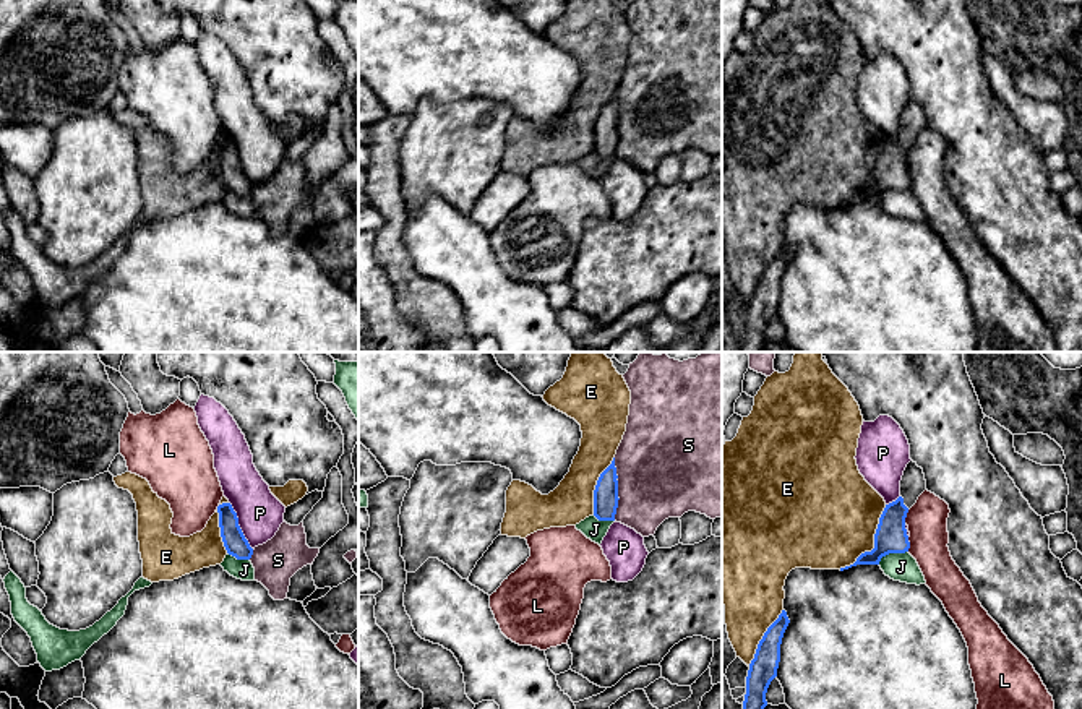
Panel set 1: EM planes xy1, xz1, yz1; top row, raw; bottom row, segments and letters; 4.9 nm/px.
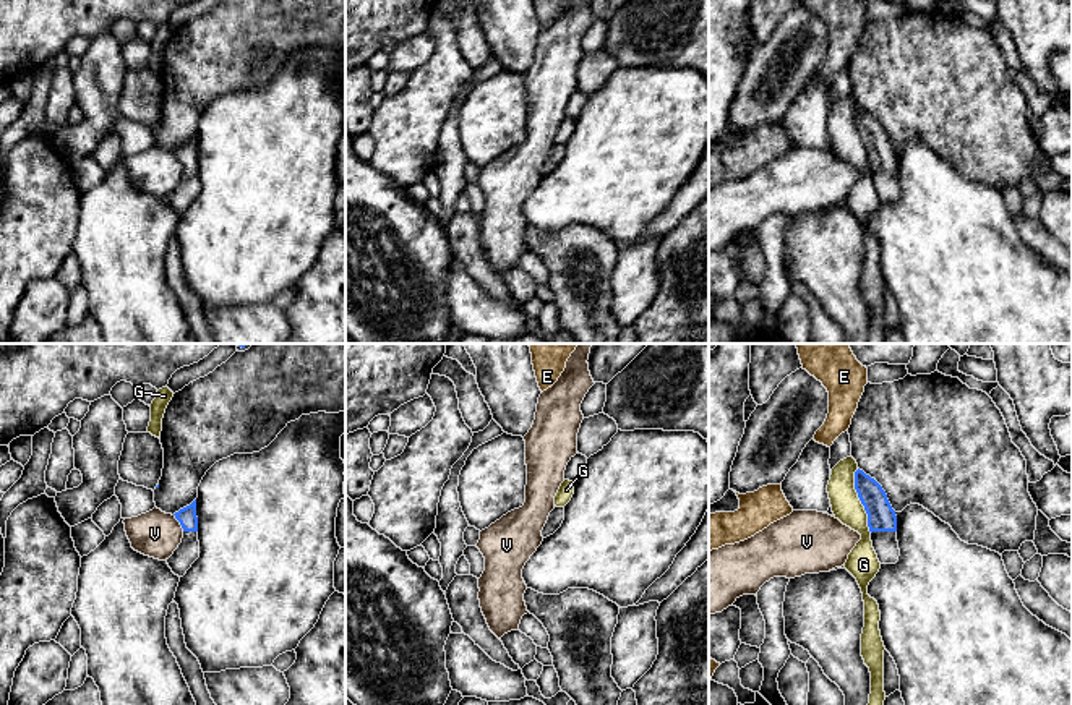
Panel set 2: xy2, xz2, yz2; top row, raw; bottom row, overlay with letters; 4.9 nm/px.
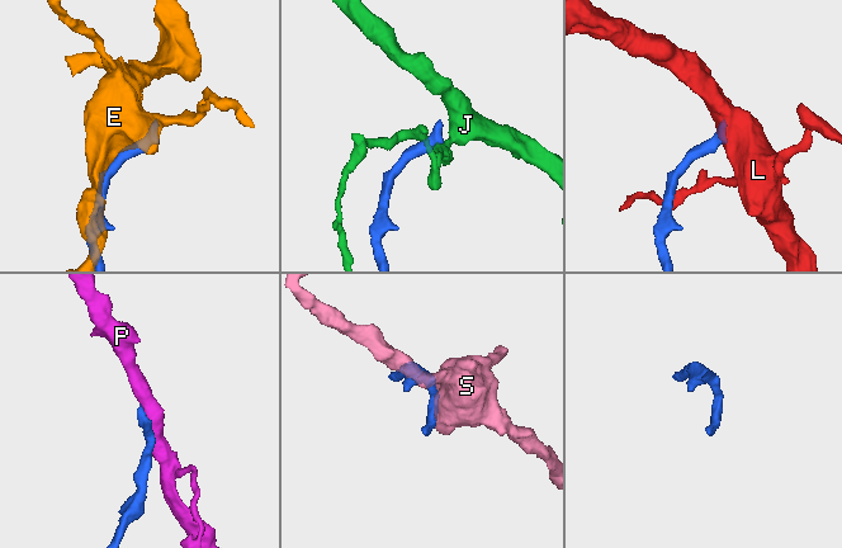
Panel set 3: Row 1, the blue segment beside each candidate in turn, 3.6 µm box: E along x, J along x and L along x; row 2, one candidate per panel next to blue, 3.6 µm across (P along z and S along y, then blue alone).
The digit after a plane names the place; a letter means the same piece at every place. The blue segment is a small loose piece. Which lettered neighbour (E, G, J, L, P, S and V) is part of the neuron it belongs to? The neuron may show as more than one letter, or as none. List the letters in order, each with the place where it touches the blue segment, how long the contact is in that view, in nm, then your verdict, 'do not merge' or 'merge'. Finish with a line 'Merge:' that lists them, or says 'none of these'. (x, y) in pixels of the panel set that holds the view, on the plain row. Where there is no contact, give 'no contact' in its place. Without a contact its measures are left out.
E: contact yz1 (875, 180); length 400 nm; do not merge
G: contact yz2 (860, 136); length 320 nm; do not merge
J: contact yz1 (891, 189); length 170 nm; do not merge
L: contact yz1 (905, 153); length 80 nm; do not merge
P: contact xy1 (239, 163); length 260 nm; do not merge
S: contact xz1 (617, 125); length 320 nm; do not merge
V: contact xy2 (179, 158); length 100 nm; do not merge
Merge: none of these

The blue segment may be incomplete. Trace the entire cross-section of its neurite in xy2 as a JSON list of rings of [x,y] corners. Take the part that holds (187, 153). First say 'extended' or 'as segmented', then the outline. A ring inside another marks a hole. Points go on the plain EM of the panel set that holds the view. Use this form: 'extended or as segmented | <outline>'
extended | [[[196,136],[174,152],[183,165],[183,175],[174,191],[165,198],[175,212],[183,214],[199,194]]]

